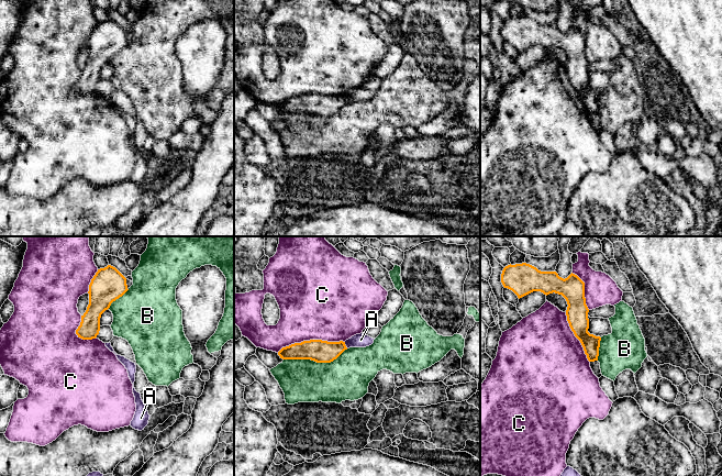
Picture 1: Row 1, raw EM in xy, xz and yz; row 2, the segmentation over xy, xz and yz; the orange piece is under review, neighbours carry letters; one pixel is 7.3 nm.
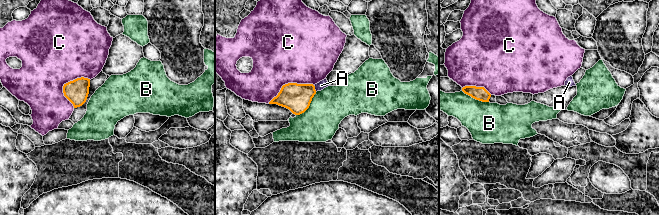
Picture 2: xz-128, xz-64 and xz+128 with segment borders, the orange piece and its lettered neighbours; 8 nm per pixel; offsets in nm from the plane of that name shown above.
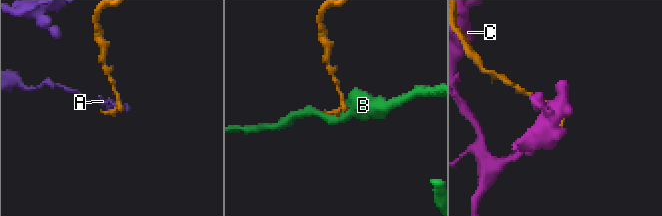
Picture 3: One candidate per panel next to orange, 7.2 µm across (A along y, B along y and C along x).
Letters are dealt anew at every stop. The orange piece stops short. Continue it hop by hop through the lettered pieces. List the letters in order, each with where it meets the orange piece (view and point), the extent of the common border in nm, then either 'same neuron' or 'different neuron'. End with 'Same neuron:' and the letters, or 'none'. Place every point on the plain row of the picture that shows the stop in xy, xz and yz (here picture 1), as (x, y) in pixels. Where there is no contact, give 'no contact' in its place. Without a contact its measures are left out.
A: meets orange in xz at (345, 99); contact 50 nm long; different neuron
B: meets orange in xz at (315, 114); contact 480 nm long; different neuron
C: meets orange in xz at (310, 93); contact 500 nm long; different neuron
Same neuron: none

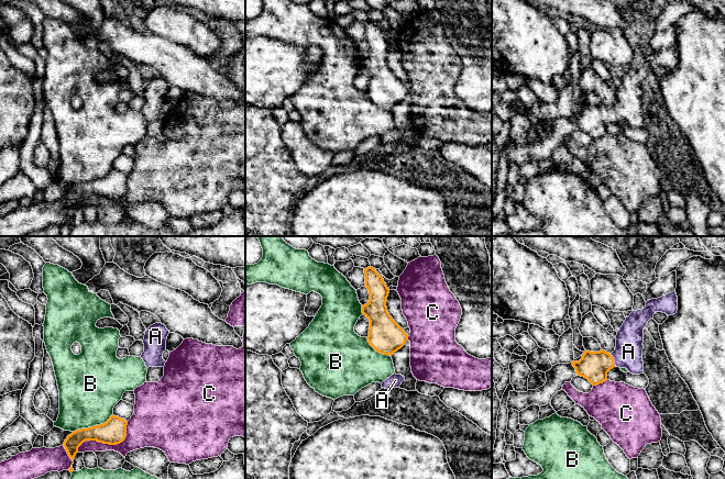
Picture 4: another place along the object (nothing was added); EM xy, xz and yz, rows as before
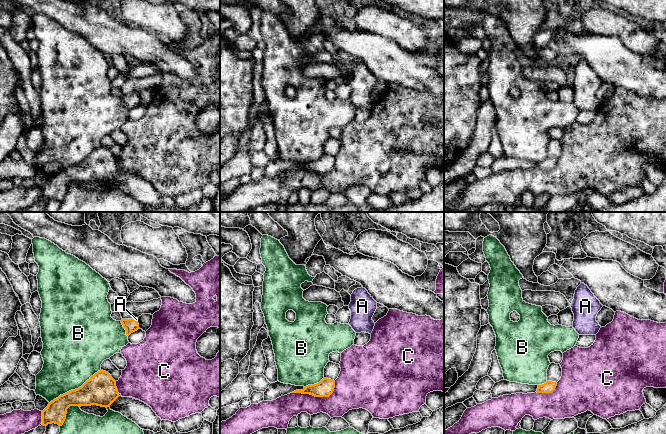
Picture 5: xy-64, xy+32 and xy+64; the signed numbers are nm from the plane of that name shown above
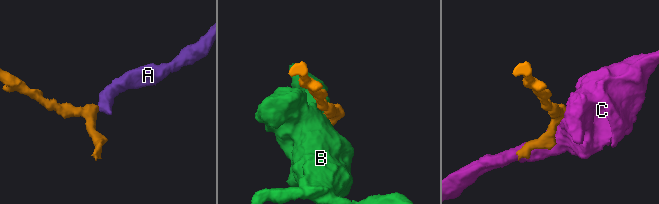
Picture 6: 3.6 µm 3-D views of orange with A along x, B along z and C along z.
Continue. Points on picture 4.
A: meets orange in yz at (613, 113); contact 90 nm long; same neuron
B: meets orange in xy at (92, 180); contact 320 nm long; different neuron
C: meets orange in xy at (107, 197); contact 440 nm long; different neuron
Same neuron: A

